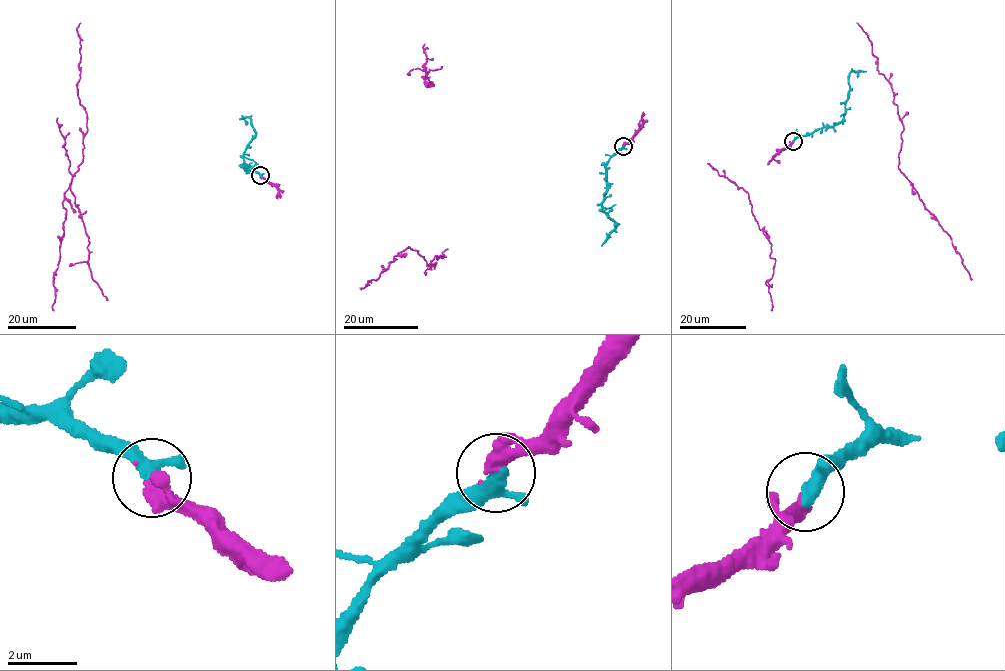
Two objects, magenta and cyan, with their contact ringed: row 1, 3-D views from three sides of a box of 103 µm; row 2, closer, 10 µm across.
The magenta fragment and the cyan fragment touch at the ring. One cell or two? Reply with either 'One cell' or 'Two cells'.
One cell

